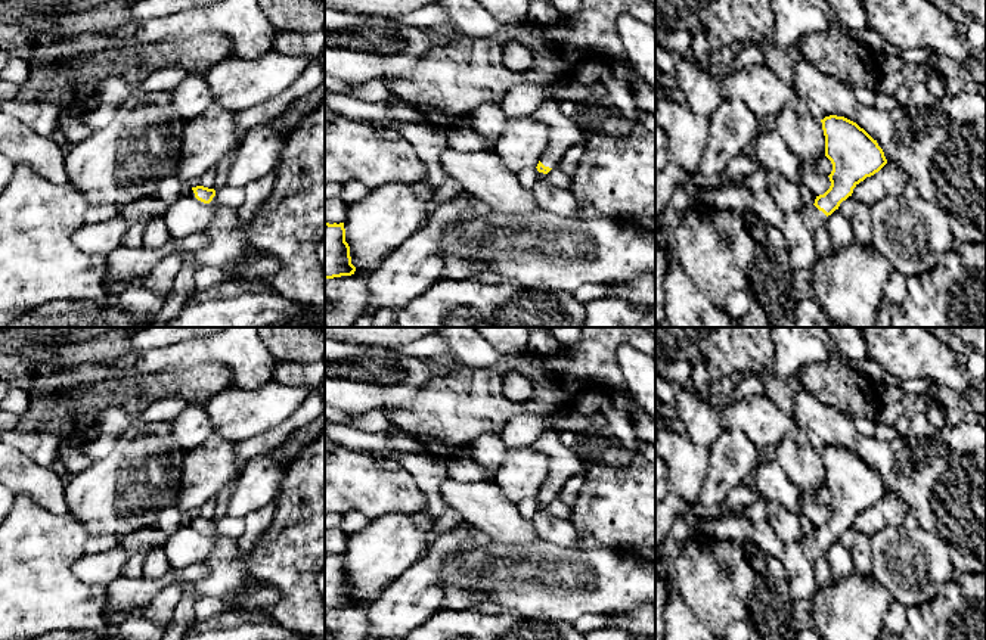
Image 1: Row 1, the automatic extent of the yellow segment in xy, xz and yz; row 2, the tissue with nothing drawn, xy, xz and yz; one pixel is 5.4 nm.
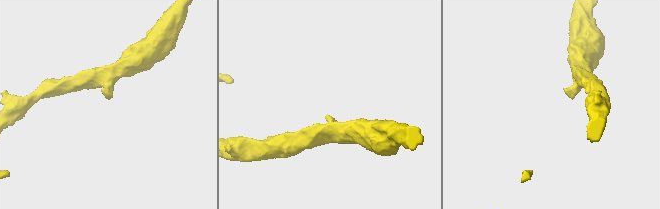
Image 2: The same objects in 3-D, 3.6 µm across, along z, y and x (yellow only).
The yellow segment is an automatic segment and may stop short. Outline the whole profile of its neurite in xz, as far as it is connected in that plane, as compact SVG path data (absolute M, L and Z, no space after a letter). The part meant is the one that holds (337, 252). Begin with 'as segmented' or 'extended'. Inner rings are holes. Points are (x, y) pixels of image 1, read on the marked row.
as segmented | M325 223L325 280L351 276L354 271L350 246L345 242L344 223Z

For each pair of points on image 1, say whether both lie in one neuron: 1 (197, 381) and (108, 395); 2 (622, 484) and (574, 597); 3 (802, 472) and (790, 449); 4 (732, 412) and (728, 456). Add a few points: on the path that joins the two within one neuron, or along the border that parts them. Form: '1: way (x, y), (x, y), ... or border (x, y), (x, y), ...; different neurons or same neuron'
1: way (174, 382), (158, 385), (143, 400), (130, 400); same neuron
2: border (577, 546), (583, 549), (613, 549), (629, 555); different neurons
3: way (802, 466), (796, 454); same neuron
4: border (728, 426), (738, 428), (757, 449); different neurons

